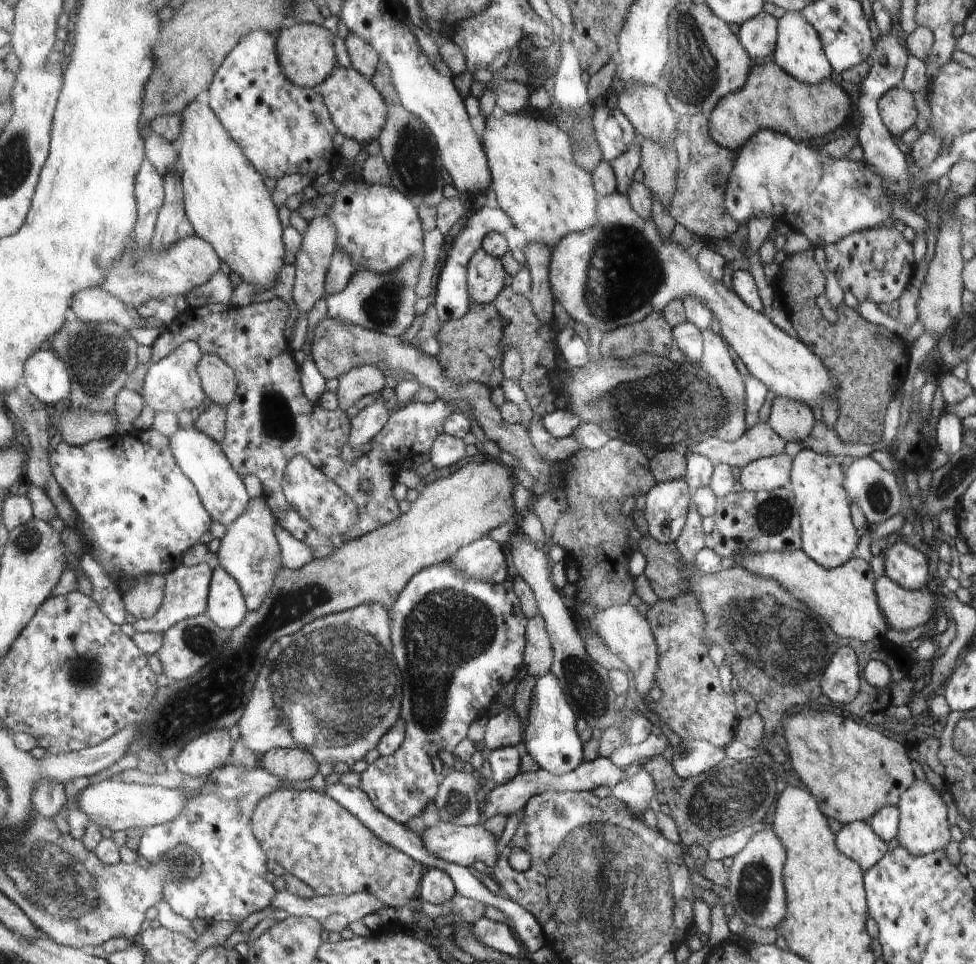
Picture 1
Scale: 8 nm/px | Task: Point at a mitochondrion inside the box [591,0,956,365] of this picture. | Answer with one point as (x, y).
(693, 78)

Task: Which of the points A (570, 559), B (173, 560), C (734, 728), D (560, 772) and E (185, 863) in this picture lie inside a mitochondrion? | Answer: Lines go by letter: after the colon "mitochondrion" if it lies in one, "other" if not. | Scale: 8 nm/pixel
A: other
B: other
C: other
D: other
E: mitochondrion

